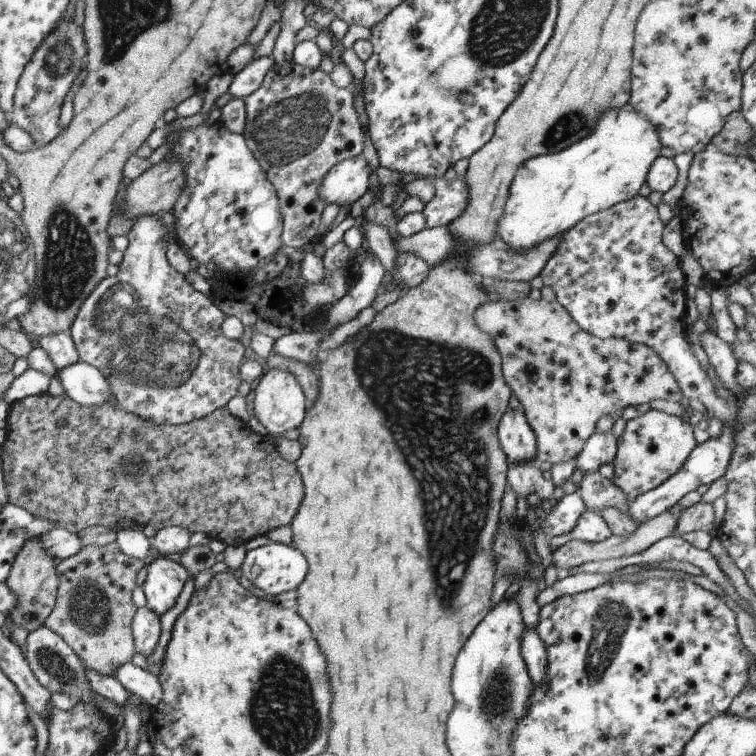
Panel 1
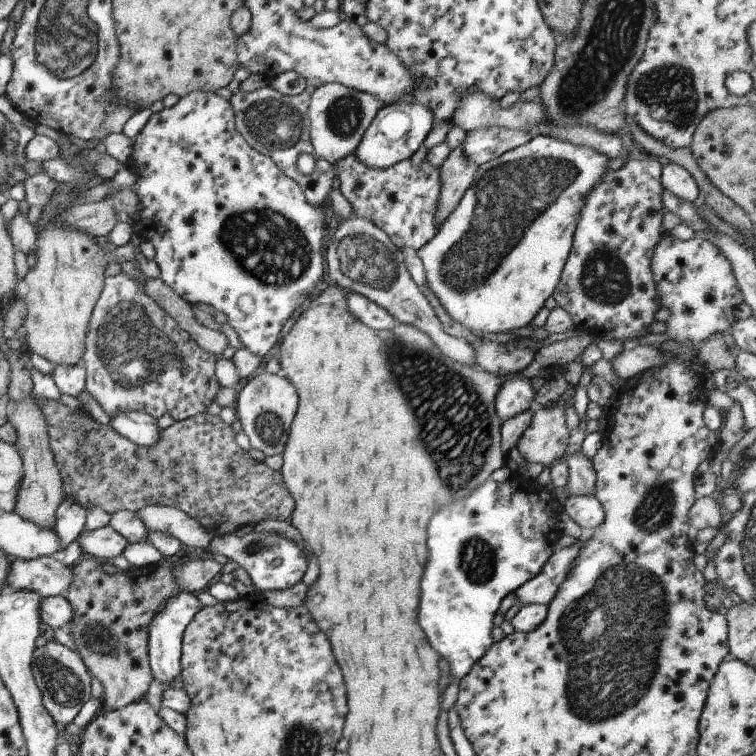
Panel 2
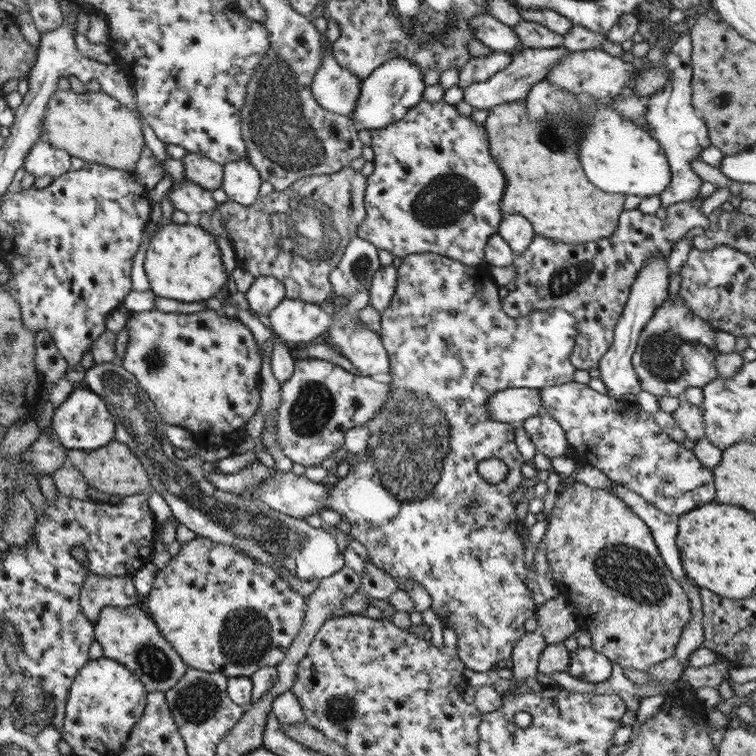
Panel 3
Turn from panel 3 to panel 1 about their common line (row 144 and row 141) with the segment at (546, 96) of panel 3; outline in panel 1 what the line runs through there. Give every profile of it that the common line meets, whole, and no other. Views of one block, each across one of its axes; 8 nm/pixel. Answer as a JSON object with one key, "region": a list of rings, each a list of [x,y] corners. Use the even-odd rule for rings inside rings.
{"region":[[[629,103],[604,112],[590,136],[558,154],[528,160],[516,172],[516,178],[509,188],[504,214],[499,220],[500,230],[496,230],[496,238],[508,243],[515,251],[528,250],[550,237],[564,234],[588,215],[629,201],[638,195],[640,186],[647,182],[647,174],[660,156],[662,147],[656,125],[644,113],[635,111]]]}

